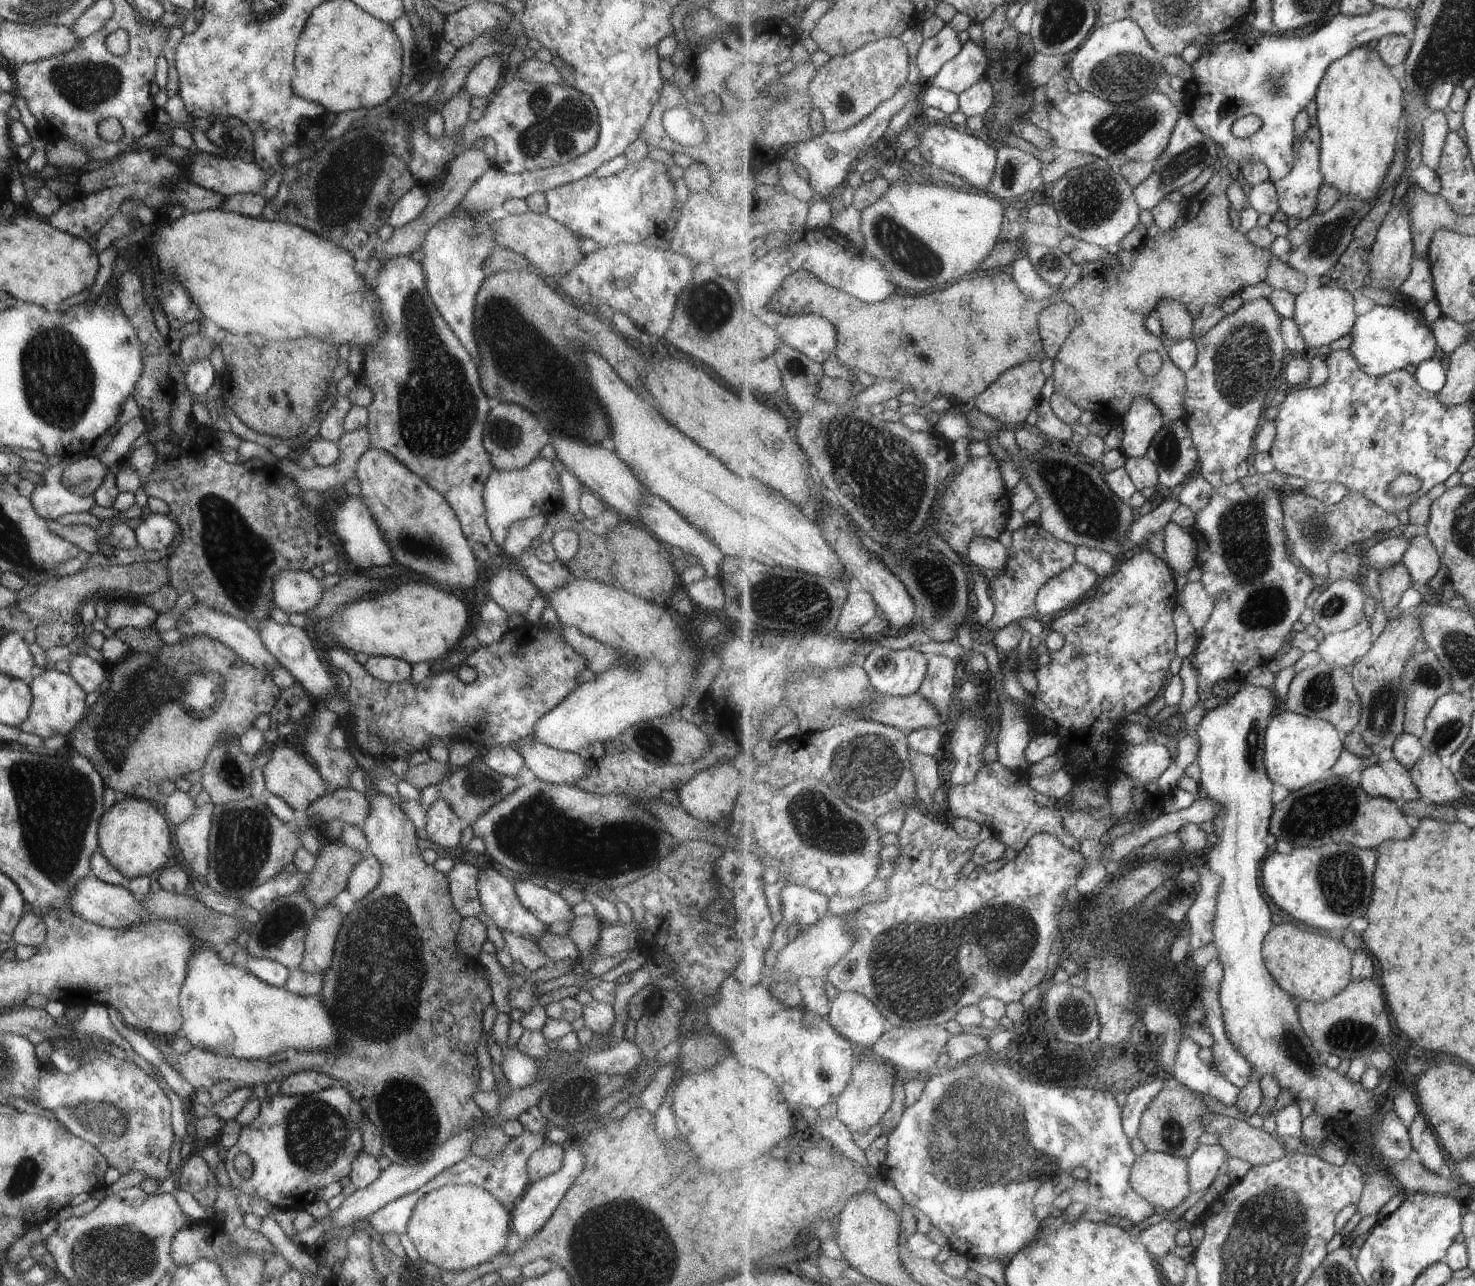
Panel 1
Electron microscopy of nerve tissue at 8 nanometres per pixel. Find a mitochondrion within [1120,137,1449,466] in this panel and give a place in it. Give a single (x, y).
(1242, 364)

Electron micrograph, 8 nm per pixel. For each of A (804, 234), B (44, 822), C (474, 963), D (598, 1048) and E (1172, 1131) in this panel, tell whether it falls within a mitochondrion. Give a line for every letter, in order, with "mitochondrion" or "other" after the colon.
A: other
B: mitochondrion
C: other
D: other
E: mitochondrion

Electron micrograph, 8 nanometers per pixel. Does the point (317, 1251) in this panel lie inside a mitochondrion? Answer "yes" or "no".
no

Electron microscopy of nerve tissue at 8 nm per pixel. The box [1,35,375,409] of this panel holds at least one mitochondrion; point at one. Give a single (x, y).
(85, 86)

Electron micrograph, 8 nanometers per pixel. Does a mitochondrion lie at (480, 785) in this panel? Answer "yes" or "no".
yes

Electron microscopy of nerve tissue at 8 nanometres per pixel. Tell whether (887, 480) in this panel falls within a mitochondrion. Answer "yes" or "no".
yes

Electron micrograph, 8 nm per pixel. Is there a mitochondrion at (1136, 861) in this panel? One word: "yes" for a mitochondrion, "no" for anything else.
no

